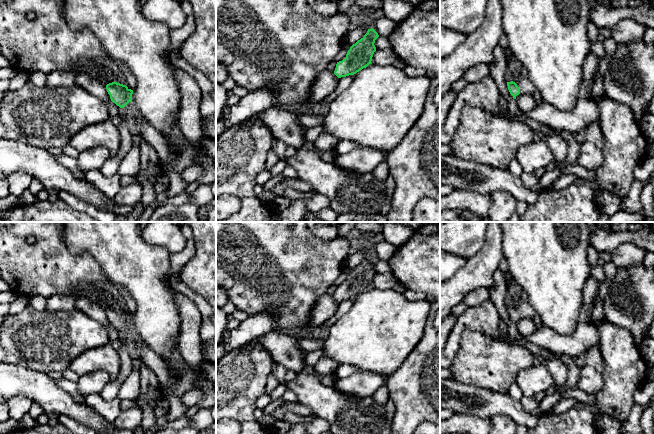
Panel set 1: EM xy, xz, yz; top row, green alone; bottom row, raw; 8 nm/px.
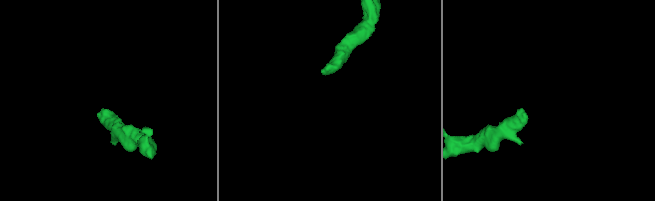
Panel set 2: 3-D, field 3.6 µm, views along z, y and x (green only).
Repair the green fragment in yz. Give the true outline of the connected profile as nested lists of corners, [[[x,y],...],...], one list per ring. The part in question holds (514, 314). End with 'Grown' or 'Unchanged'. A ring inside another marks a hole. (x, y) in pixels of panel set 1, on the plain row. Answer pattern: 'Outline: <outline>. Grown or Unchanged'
Outline: [[[516,282],[507,287],[505,303],[508,314],[514,323],[519,318],[532,318],[536,315],[527,293]]]. Grown

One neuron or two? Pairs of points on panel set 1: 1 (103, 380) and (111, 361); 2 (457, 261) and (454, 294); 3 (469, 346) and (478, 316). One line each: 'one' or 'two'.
1: two
2: two
3: two

